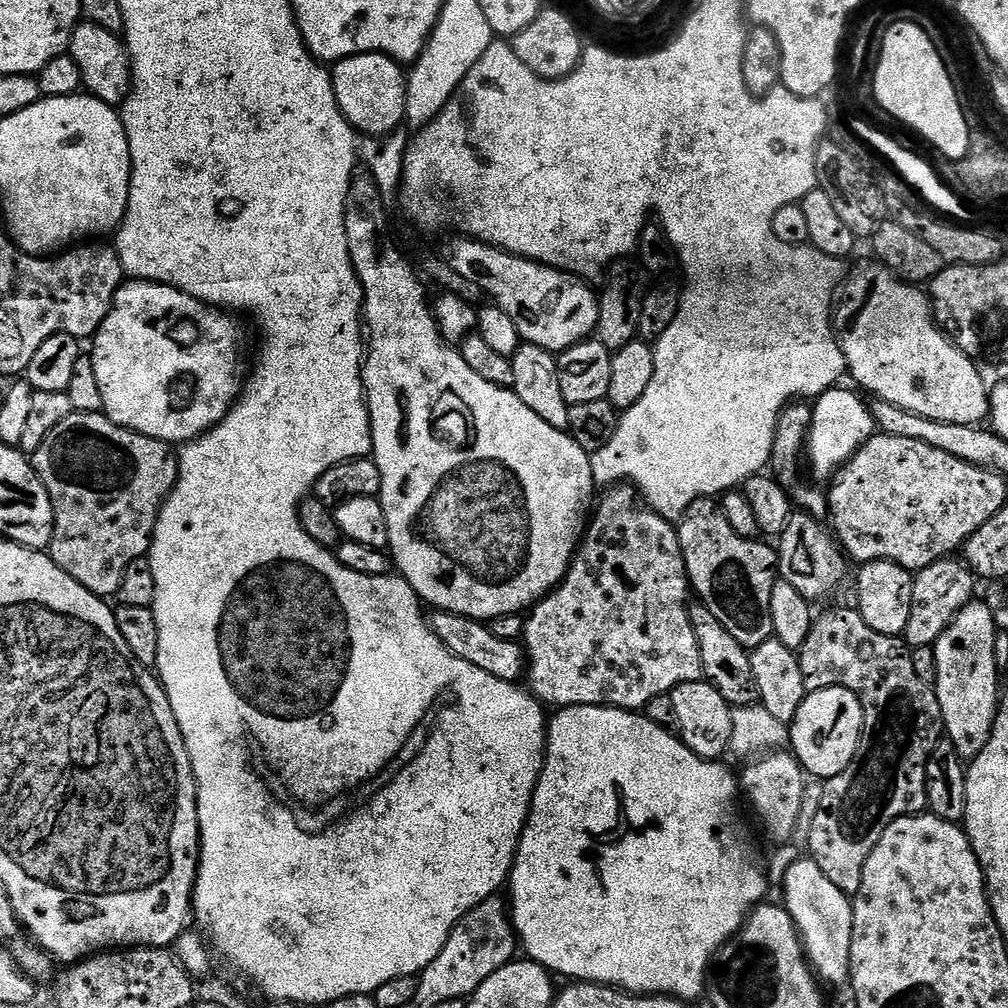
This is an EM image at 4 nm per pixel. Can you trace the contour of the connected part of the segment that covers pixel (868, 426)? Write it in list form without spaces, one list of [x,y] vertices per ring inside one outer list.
[[[837,386],[829,392],[823,392],[814,401],[814,415],[812,429],[808,435],[806,460],[810,465],[811,475],[817,481],[831,481],[877,431],[876,420],[872,417],[872,409],[866,403],[865,397],[859,391],[851,392],[844,387]]]

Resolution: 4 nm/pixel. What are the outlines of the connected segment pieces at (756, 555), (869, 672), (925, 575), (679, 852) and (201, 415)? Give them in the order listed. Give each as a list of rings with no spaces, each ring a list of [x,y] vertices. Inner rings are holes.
[[[712,498],[696,500],[689,506],[678,524],[678,542],[686,562],[688,583],[691,591],[700,595],[699,603],[705,604],[710,614],[749,650],[773,639],[770,594],[778,579],[777,549],[764,544],[768,542],[742,538],[726,522]]]
[[[855,607],[828,612],[821,620],[819,617],[813,623],[812,633],[808,635],[804,647],[799,649],[798,655],[805,689],[845,688],[854,693],[864,707],[862,747],[845,772],[823,785],[820,809],[813,814],[812,825],[808,828],[807,855],[818,862],[818,866],[822,866],[822,874],[826,874],[826,878],[830,878],[838,890],[855,894],[862,882],[866,858],[870,858],[874,846],[878,846],[890,822],[903,816],[919,816],[927,809],[927,762],[942,740],[940,707],[935,691],[922,682],[922,678],[918,678],[911,651],[899,639],[878,634],[878,630],[870,630]]]
[[[956,558],[937,560],[936,563],[921,568],[914,576],[914,598],[910,610],[910,622],[906,622],[903,639],[909,649],[932,648],[936,639],[952,625],[952,619],[966,605],[973,603],[977,577],[967,563]]]
[[[575,704],[569,708],[559,709],[555,713],[557,716],[547,721],[546,724],[546,751],[544,753],[544,768],[540,772],[540,781],[536,784],[536,792],[532,795],[532,809],[528,811],[528,822],[524,825],[524,832],[520,835],[520,845],[516,851],[516,860],[512,863],[512,875],[510,877],[510,888],[512,884],[512,900],[510,899],[510,915],[512,917],[512,927],[516,929],[519,947],[523,955],[535,964],[541,964],[548,969],[549,973],[557,977],[569,976],[572,982],[587,982],[589,984],[603,984],[610,988],[623,990],[629,994],[639,994],[642,996],[666,996],[675,998],[681,1002],[696,1000],[703,997],[706,992],[706,985],[710,980],[710,965],[715,961],[717,952],[739,933],[744,926],[744,921],[748,918],[748,913],[765,899],[768,892],[768,874],[766,871],[766,860],[760,857],[760,852],[756,849],[756,844],[752,841],[752,836],[740,825],[740,804],[736,801],[736,788],[738,792],[738,780],[732,777],[732,772],[728,768],[723,768],[723,763],[715,760],[703,760],[694,755],[684,745],[684,741],[679,735],[667,732],[660,724],[655,724],[652,720],[647,720],[644,714],[636,710],[626,708],[604,708],[601,704]]]
[[[134,279],[121,284],[112,299],[112,309],[108,311],[108,317],[102,322],[102,326],[91,341],[93,344],[90,355],[95,377],[98,378],[99,393],[102,394],[103,415],[113,420],[120,428],[128,428],[131,432],[163,440],[169,446],[183,446],[221,424],[232,405],[240,399],[240,393],[246,383],[246,368],[244,372],[244,360],[240,357],[240,328],[231,319],[235,320],[227,311],[203,304],[190,294],[170,287],[169,284],[155,284],[152,280]]]

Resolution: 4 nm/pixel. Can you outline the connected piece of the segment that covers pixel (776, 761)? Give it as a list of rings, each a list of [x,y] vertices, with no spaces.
[[[788,750],[773,751],[753,759],[752,762],[744,772],[744,780],[742,776],[743,791],[744,788],[748,791],[748,800],[752,803],[757,818],[764,823],[765,830],[776,839],[774,841],[787,841],[791,837],[788,835],[795,830],[796,823],[804,812],[804,795],[808,792],[809,777],[800,761]]]

